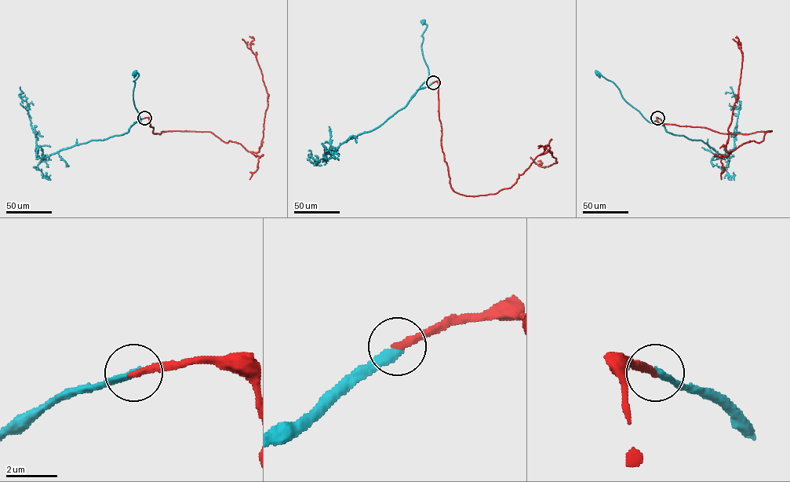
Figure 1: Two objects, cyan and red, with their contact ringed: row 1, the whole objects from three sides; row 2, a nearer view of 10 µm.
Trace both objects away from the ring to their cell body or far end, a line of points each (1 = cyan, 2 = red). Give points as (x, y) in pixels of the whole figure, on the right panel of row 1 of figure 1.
1: (658, 118), (664, 125), (656, 121), (648, 122), (624, 99), (613, 82), (596, 73)
2: (657, 118), (663, 124), (723, 133), (771, 131), (762, 141), (726, 151), (742, 67), (737, 36)

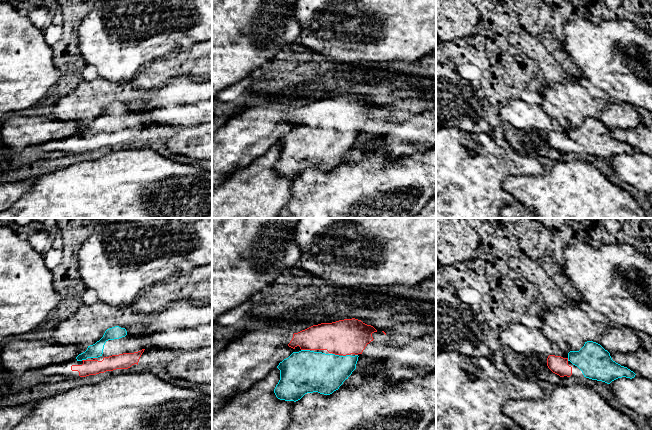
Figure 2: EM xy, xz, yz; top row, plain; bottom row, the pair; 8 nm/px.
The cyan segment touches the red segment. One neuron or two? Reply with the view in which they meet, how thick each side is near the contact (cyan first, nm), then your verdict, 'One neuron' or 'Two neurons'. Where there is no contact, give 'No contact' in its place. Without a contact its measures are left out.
Touches cyan in xz. Thickness 340 nm (cyan) against 240 nm. One neuron

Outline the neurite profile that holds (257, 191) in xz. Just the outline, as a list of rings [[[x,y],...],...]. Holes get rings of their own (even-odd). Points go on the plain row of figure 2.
[[[271,146],[248,166],[212,189],[212,218],[278,218],[290,200],[294,177],[280,176],[274,165],[280,146]]]

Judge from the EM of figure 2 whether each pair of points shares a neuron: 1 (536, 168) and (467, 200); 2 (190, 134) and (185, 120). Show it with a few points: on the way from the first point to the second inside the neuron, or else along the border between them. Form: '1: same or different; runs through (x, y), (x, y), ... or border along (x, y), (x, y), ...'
1: same; runs through (519, 168), (498, 169), (484, 183)
2: different; border along (201, 123), (181, 127)

